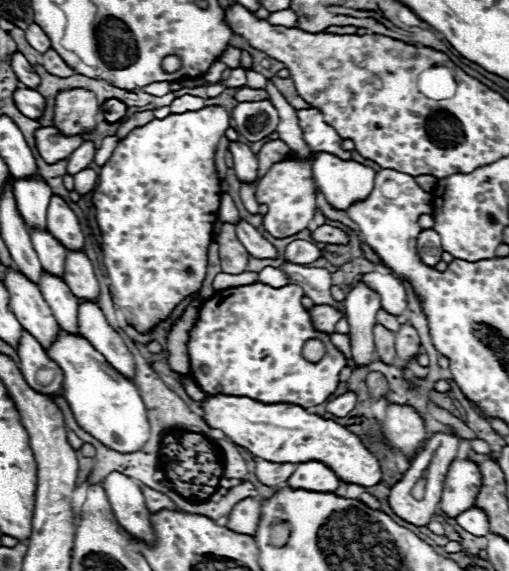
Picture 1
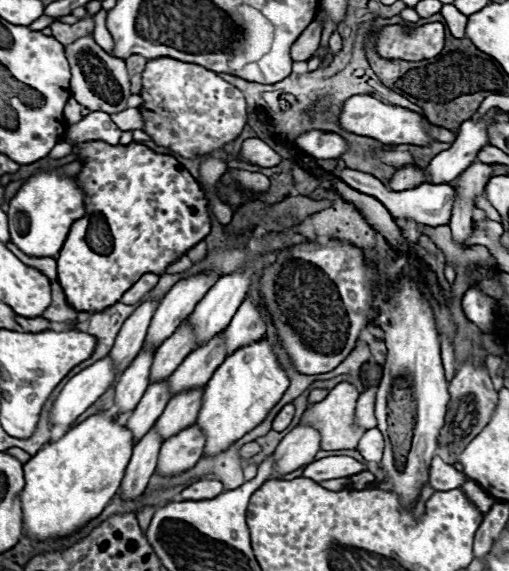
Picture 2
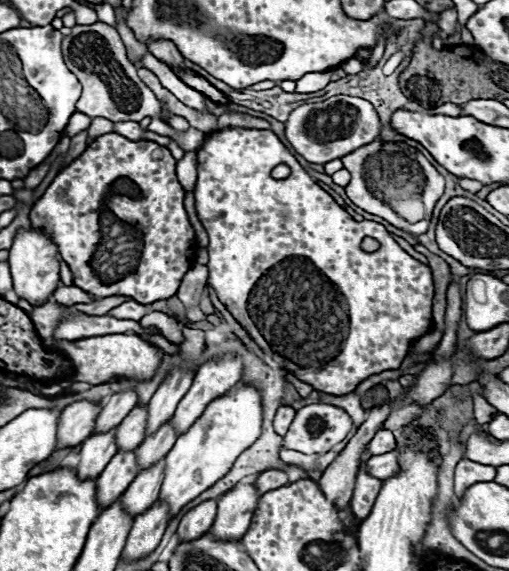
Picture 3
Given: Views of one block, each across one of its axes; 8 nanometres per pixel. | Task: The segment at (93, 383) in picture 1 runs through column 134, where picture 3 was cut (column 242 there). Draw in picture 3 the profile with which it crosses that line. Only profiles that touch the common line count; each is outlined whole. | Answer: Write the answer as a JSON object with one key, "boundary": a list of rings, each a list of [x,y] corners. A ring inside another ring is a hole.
{"boundary":[[[242,386],[230,396],[212,400],[204,414],[190,426],[190,430],[178,436],[174,448],[166,454],[164,482],[160,490],[160,502],[170,506],[170,518],[174,518],[192,498],[214,486],[218,478],[226,476],[238,454],[252,446],[262,428],[262,404],[260,394],[252,386]]]}

